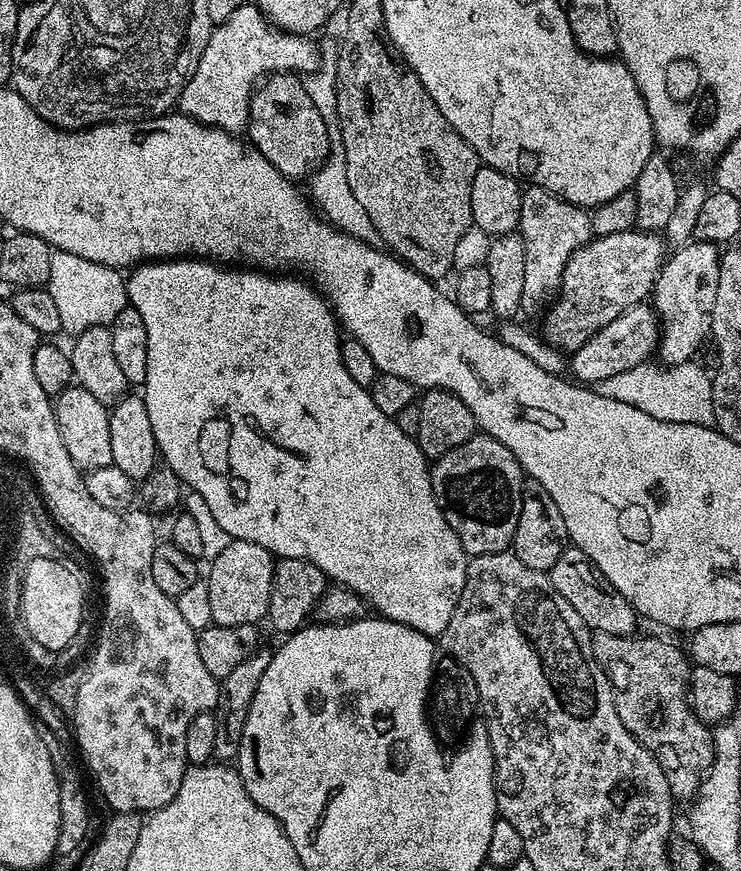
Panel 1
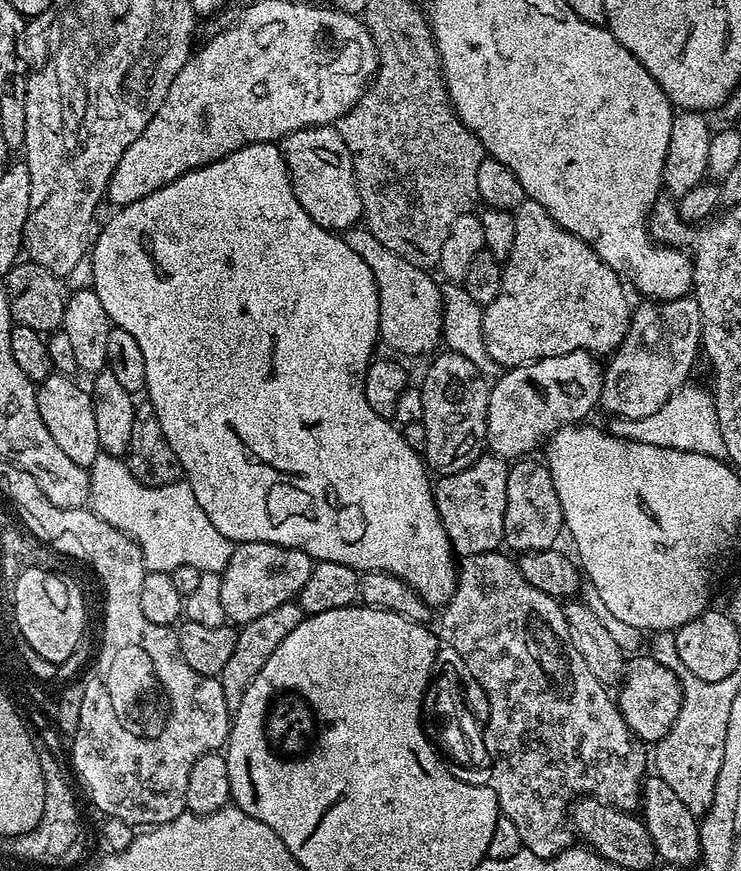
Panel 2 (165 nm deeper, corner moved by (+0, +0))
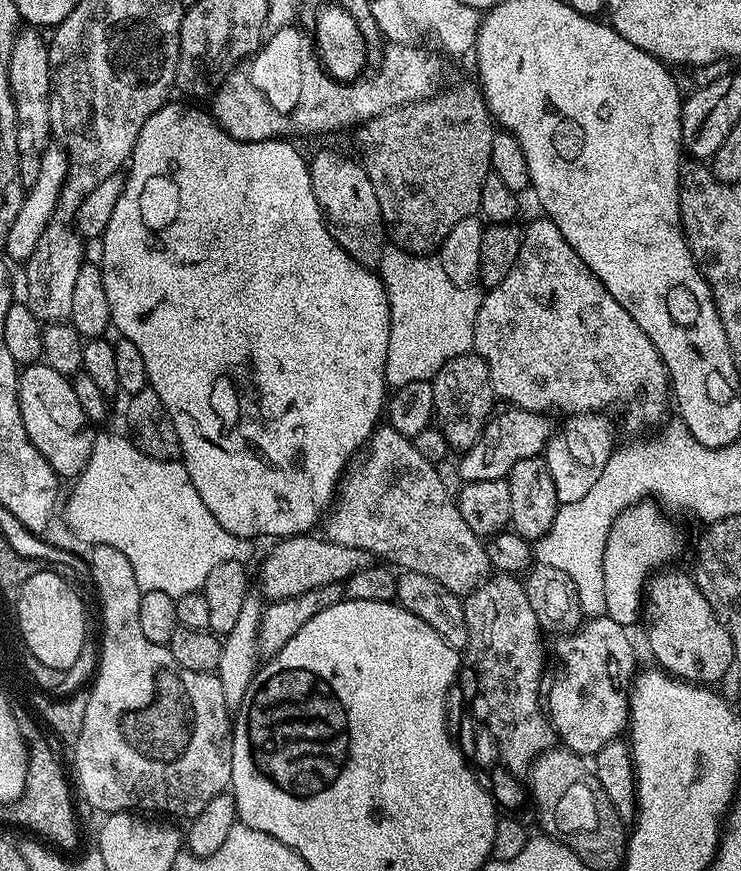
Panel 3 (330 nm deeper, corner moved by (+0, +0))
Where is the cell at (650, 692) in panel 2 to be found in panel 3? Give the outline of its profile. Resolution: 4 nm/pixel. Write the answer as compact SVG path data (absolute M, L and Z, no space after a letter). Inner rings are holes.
M605 614L585 619L575 632L565 632L555 637L556 660L560 663L560 669L552 685L546 688L546 715L559 743L581 758L595 757L596 752L606 746L606 742L621 739L623 732L620 731L629 727L630 685L637 675L638 667L636 648L628 632L625 625L614 622Z

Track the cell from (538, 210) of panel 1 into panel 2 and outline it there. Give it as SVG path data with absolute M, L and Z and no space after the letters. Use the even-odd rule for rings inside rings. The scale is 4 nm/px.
M525 198L512 212L514 246L503 261L502 286L492 304L483 305L482 334L489 356L501 369L517 368L531 360L554 358L574 350L590 352L604 358L616 351L626 338L633 309L628 308L628 296L619 272L614 271L582 238L567 232L538 202Z

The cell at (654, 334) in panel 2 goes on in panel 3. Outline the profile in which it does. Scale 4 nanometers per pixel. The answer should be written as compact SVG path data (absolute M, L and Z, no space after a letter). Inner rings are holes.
M595 412L569 415L565 419L568 421L561 428L559 425L548 440L544 457L561 504L581 499L598 482L610 454L615 451L616 432L606 417L607 415Z

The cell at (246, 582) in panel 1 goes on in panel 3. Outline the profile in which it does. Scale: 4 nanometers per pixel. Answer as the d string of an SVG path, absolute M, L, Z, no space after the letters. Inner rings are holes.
M305 534L302 536L285 536L268 552L268 557L260 564L259 595L265 601L294 598L294 594L306 594L306 590L314 590L317 586L343 584L358 570L371 568L374 557L365 549L354 546L339 545L323 535Z

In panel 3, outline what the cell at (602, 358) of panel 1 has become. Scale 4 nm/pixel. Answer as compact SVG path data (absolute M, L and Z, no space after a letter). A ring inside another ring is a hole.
M504 406L499 412L500 409L484 425L478 442L474 442L474 446L459 457L461 481L505 479L514 462L541 455L545 451L554 431L554 424L548 421L551 419L545 413L511 406Z

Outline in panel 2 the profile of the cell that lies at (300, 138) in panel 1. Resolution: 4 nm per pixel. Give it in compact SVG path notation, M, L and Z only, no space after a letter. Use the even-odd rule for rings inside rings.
M319 124L289 132L283 137L282 151L294 194L302 210L306 210L318 226L329 230L347 230L361 223L364 211L352 165L352 151L346 142L342 142L339 127Z

